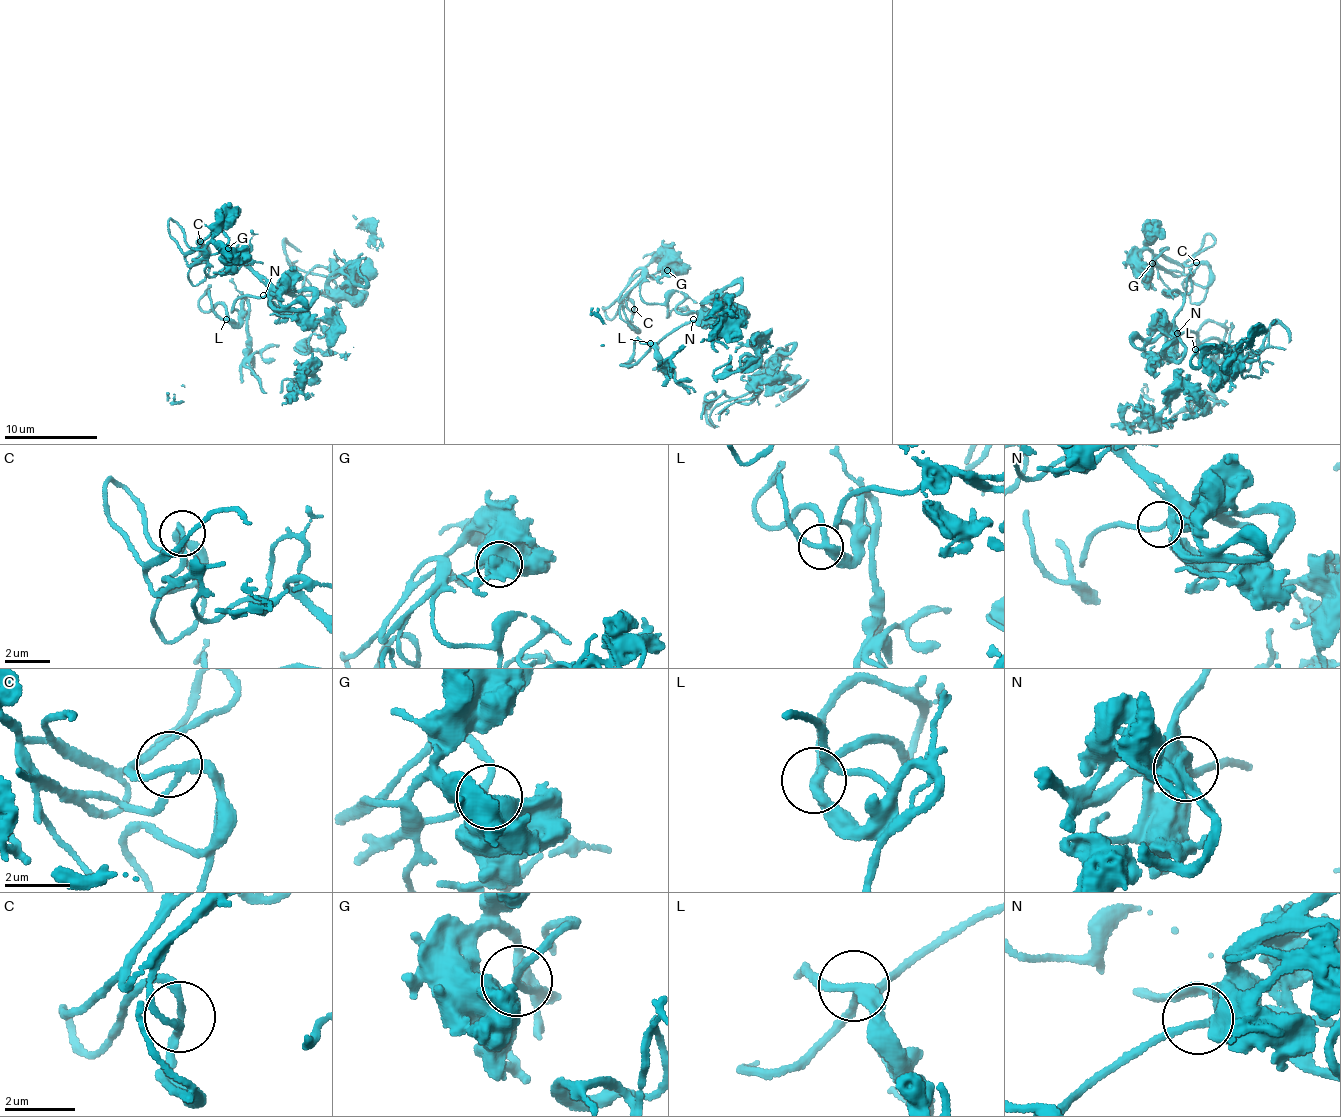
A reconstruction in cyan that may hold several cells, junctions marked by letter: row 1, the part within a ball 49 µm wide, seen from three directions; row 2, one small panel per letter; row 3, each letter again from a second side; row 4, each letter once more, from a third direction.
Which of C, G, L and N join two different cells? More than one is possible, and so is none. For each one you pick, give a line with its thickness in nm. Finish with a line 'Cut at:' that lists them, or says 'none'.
Cut at: none

